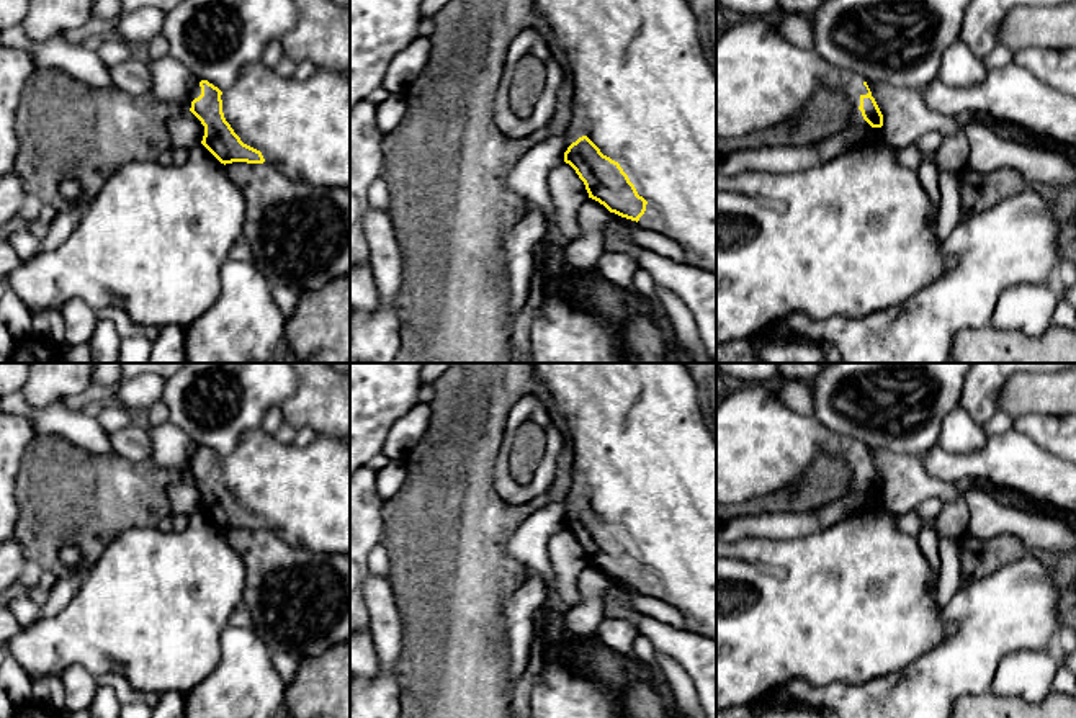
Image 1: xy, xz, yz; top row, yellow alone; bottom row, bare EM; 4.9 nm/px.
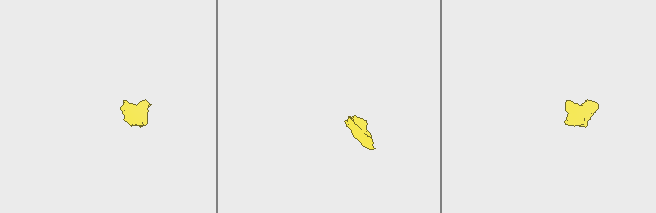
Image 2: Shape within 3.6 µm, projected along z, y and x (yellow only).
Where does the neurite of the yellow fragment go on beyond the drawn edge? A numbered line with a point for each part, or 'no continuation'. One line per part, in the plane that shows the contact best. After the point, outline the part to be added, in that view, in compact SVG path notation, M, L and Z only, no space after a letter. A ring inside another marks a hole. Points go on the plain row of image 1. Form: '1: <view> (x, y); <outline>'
1: xz (645, 458); M535 363L564 415L574 468L566 507L587 502L618 528L648 571L638 590L677 608L692 631L716 641L716 438L685 363Z

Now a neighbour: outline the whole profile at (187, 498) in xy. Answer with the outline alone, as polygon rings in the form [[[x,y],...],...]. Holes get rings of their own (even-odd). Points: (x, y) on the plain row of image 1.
[[[190,476],[172,484],[168,487],[168,497],[173,512],[186,517],[201,510],[204,502],[204,492]]]

